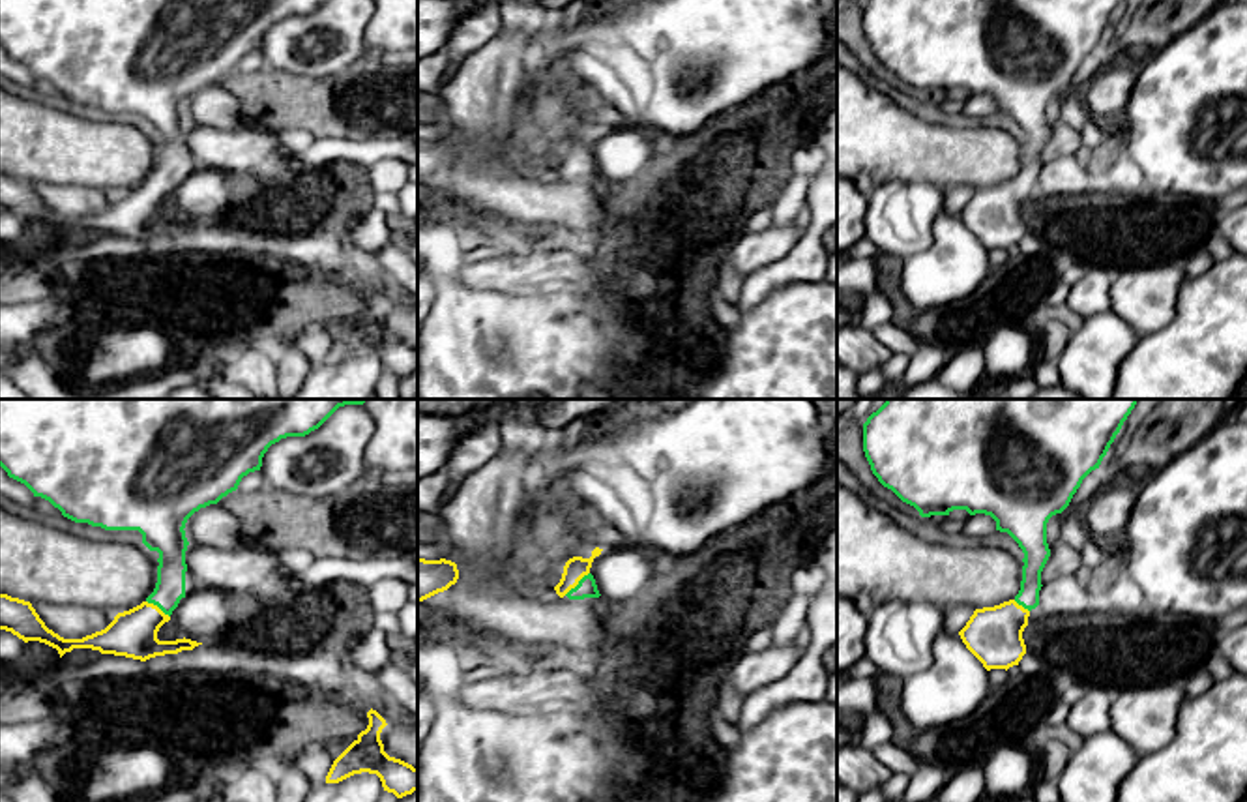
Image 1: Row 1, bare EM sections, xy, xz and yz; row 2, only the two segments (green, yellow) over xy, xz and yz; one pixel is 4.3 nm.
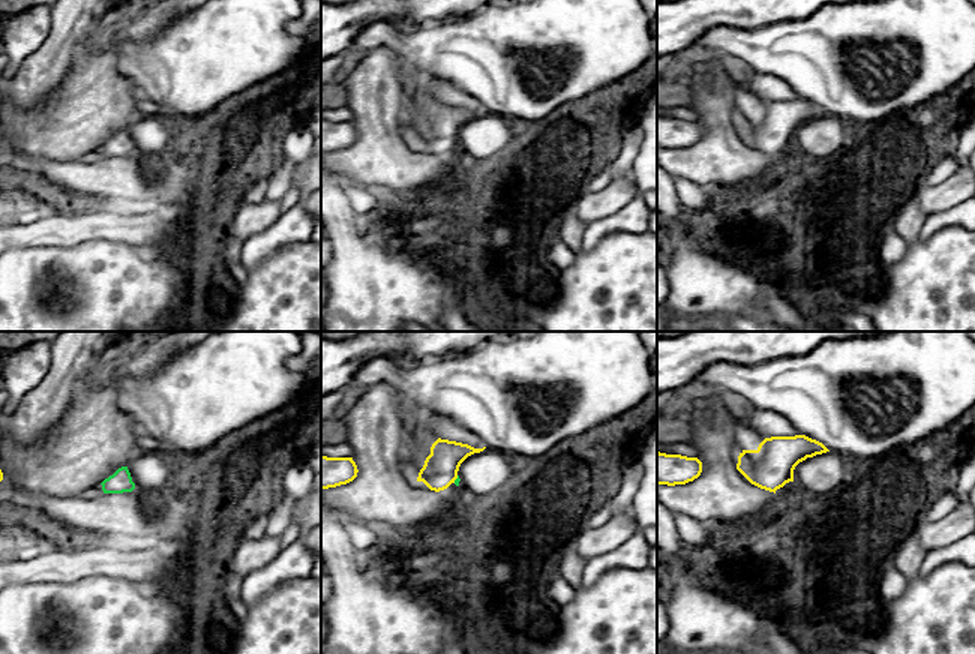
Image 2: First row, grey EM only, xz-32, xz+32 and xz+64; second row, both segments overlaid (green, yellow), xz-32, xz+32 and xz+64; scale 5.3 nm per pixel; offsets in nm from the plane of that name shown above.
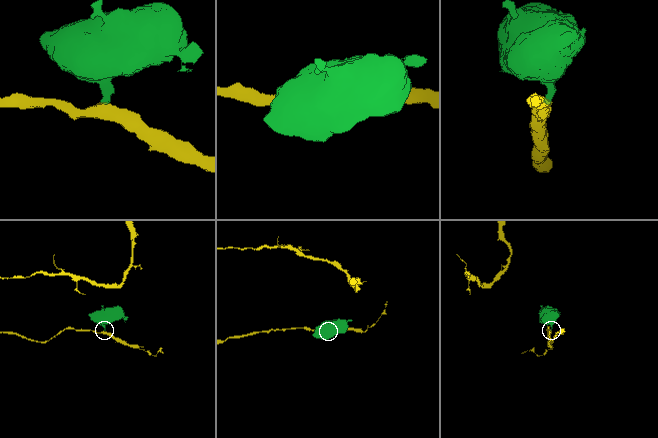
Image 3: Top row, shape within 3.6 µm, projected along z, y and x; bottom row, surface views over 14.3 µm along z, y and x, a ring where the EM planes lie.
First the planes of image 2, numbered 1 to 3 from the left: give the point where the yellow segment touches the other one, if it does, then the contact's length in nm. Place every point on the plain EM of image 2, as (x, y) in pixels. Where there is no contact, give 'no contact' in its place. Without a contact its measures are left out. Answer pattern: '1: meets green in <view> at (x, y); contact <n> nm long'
1: no contact
2: meets green in xz+32 at (456, 143); contact 50 nm long
3: no contact

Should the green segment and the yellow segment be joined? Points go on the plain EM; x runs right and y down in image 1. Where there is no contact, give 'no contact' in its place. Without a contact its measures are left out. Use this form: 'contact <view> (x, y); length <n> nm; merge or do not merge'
contact xz (577, 165); length 150 nm; merge

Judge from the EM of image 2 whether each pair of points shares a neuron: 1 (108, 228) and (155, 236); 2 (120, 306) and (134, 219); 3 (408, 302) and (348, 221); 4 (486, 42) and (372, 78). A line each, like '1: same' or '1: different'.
1: same
2: different
3: same
4: different

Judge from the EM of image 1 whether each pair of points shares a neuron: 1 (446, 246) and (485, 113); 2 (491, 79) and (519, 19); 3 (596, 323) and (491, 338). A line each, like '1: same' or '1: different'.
1: different
2: same
3: same

